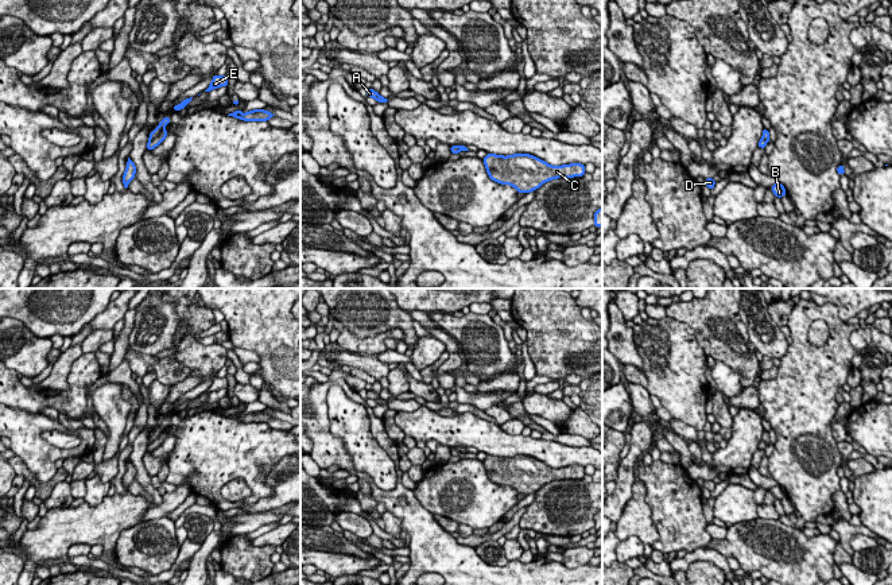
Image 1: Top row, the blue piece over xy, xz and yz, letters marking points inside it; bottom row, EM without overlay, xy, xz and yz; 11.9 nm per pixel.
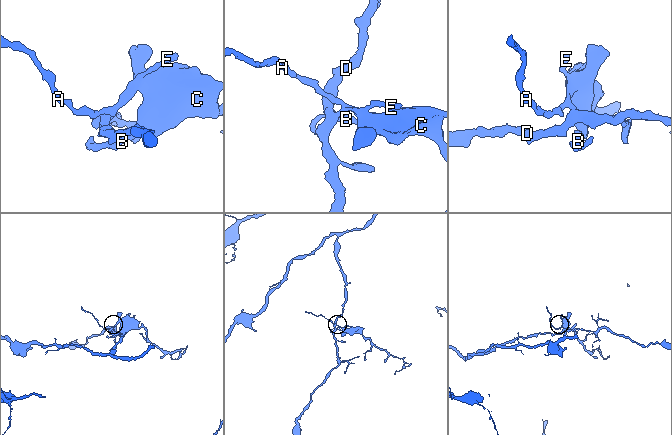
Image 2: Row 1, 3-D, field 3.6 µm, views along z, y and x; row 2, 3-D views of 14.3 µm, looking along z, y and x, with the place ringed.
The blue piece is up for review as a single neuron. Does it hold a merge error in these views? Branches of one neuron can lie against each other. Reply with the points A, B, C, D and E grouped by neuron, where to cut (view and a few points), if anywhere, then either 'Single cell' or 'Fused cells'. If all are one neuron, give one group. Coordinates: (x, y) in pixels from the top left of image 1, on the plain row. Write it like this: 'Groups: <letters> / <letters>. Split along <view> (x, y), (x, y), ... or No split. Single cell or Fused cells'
Groups: A B C / D E. Split along xy (162, 430), (148, 445). Fused cells

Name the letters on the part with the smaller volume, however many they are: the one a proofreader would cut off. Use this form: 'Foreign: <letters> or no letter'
Foreign: A, B, C

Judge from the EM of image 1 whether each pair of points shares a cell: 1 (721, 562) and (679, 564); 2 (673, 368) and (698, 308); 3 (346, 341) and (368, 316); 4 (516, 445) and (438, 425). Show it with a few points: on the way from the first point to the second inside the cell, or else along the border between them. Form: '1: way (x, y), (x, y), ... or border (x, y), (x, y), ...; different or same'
1: way (710, 556), (690, 557); same
2: border (666, 314), (683, 321), (694, 332), (705, 355); different
3: border (334, 318), (357, 337), (375, 337), (384, 333); different
4: way (497, 442), (480, 433), (457, 427); same

